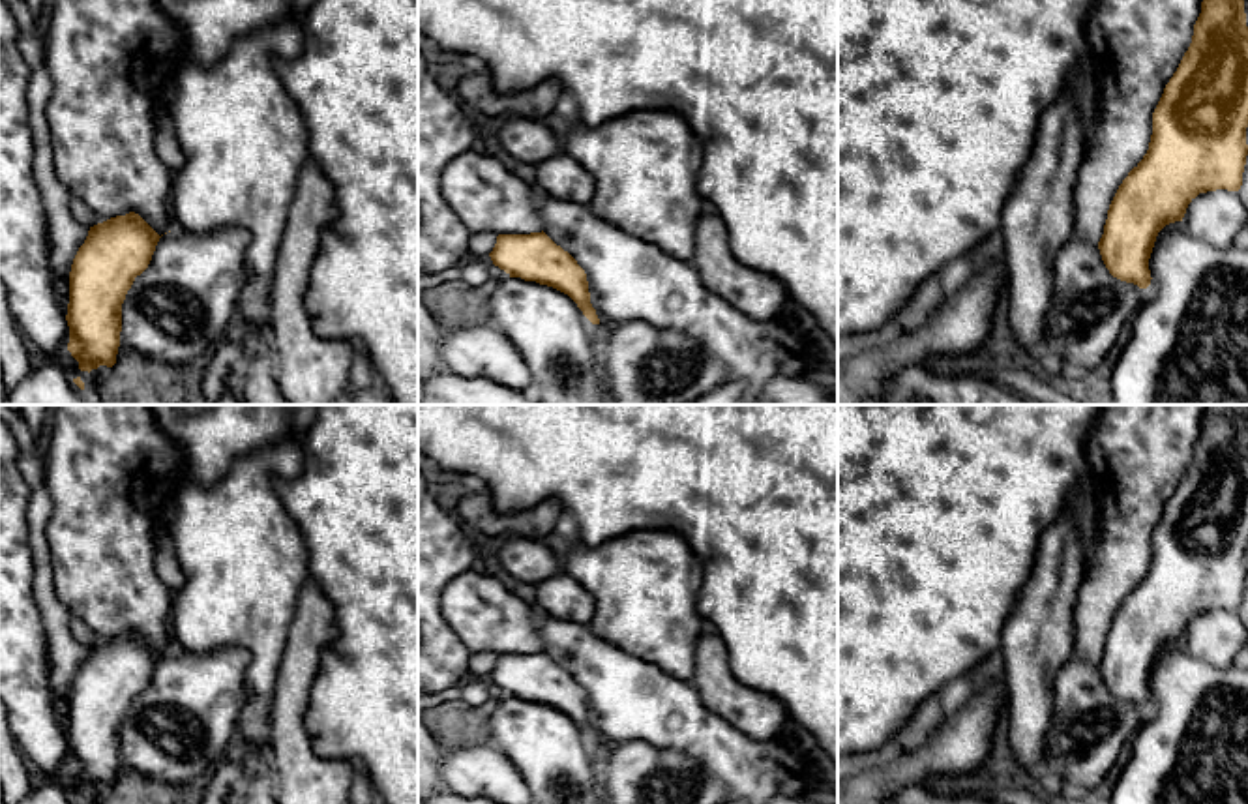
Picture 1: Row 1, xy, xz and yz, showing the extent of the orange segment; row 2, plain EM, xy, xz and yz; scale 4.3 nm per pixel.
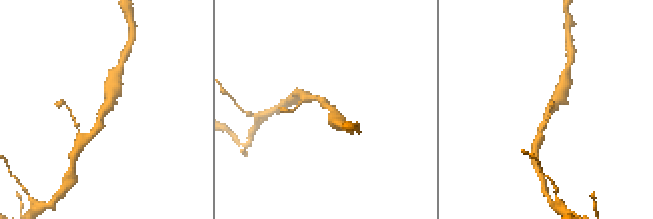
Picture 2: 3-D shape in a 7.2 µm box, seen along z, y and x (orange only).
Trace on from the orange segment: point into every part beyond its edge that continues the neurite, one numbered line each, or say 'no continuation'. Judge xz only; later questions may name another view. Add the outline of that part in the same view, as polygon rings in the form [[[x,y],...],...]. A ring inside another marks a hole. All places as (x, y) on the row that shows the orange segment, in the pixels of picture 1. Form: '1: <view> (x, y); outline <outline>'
no continuation

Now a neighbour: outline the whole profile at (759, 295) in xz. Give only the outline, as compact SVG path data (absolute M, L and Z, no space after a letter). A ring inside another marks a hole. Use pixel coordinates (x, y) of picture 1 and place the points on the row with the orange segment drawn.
M712 210L697 221L691 266L712 292L750 317L778 319L789 302L781 281L735 259L729 232Z

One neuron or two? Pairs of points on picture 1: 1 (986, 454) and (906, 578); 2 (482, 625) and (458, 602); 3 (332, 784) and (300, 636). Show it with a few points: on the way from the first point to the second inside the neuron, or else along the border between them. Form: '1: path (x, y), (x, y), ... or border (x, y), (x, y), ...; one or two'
1: path (956, 484), (906, 535), (906, 548); one
2: path (476, 619), (463, 606); one
3: path (295, 746), (293, 683), (297, 673); one

